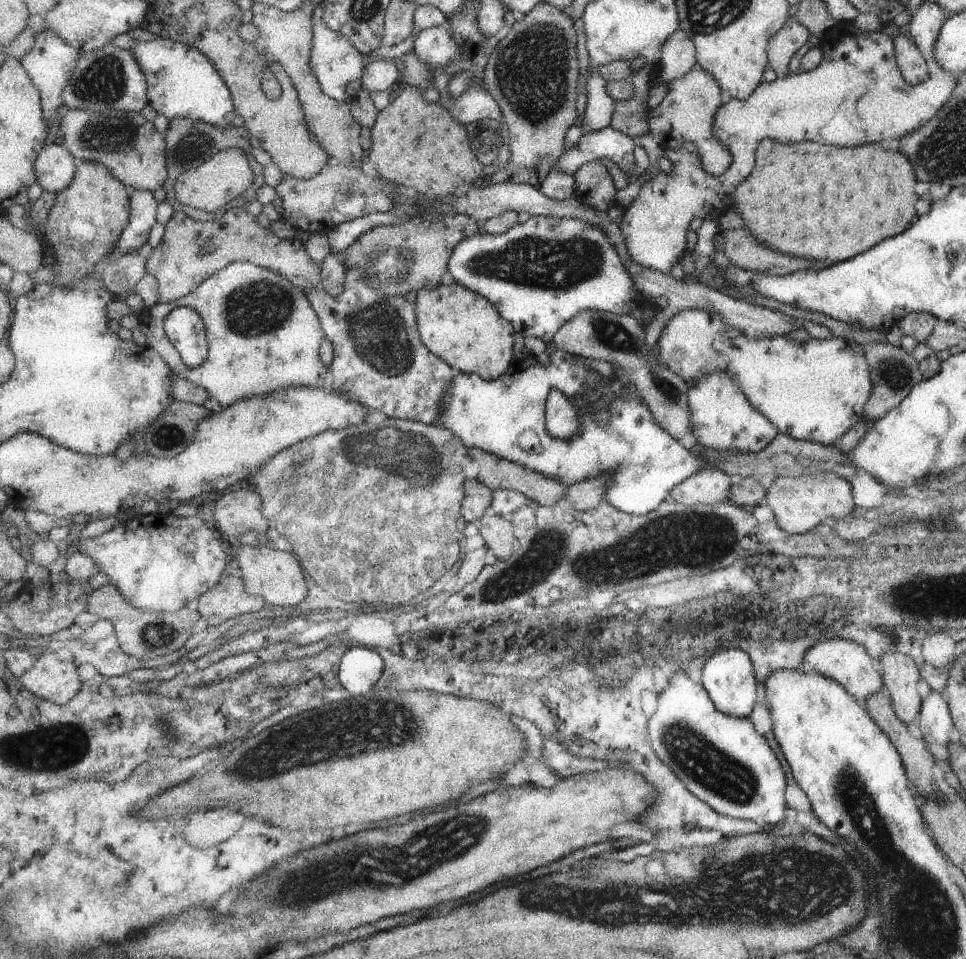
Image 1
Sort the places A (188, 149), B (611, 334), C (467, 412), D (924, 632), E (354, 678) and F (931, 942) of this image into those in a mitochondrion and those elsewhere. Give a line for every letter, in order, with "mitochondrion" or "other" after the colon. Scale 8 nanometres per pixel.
A: mitochondrion
B: mitochondrion
C: other
D: other
E: other
F: mitochondrion

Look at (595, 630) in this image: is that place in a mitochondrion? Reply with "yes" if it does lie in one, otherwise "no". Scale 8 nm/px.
no

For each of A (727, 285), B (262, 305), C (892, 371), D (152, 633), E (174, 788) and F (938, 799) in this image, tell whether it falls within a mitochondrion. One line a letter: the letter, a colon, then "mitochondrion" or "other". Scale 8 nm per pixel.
A: other
B: mitochondrion
C: mitochondrion
D: mitochondrion
E: other
F: other

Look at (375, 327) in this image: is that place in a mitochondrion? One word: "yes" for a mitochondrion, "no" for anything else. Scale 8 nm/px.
yes

